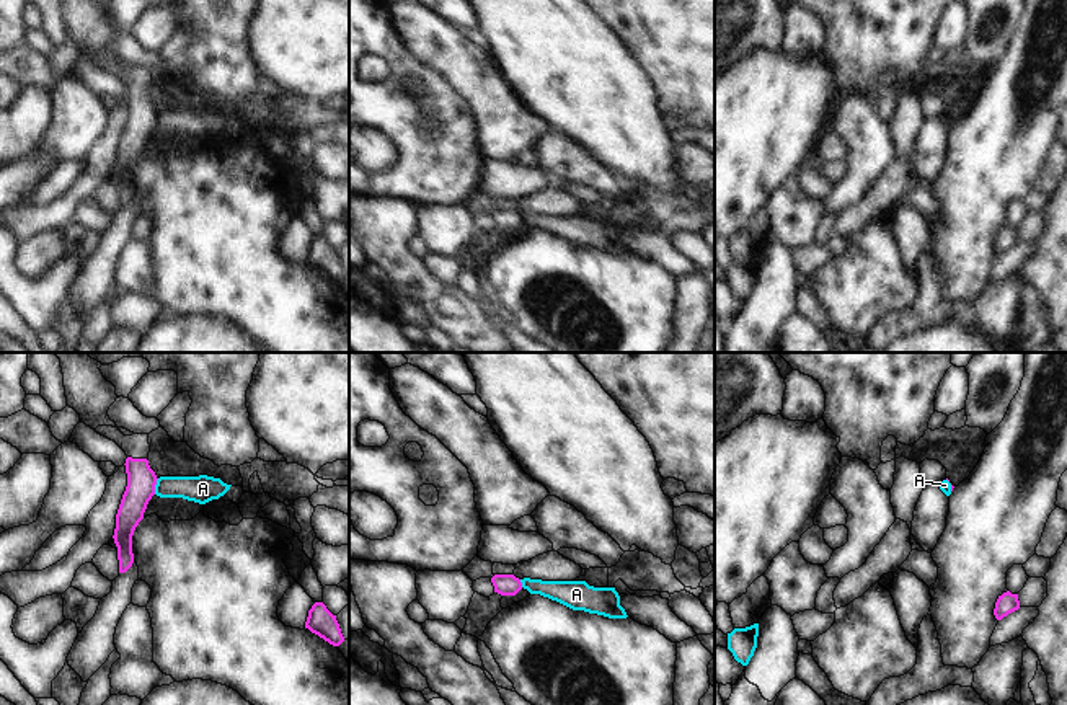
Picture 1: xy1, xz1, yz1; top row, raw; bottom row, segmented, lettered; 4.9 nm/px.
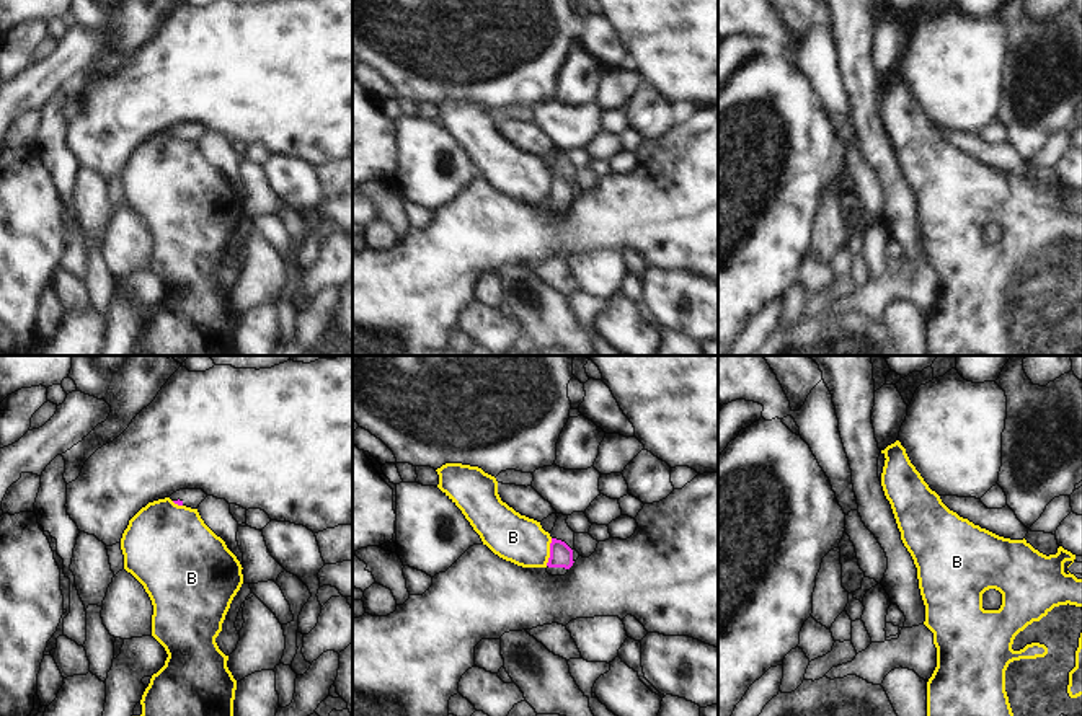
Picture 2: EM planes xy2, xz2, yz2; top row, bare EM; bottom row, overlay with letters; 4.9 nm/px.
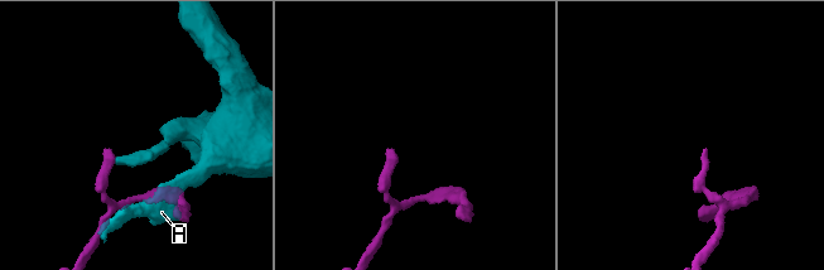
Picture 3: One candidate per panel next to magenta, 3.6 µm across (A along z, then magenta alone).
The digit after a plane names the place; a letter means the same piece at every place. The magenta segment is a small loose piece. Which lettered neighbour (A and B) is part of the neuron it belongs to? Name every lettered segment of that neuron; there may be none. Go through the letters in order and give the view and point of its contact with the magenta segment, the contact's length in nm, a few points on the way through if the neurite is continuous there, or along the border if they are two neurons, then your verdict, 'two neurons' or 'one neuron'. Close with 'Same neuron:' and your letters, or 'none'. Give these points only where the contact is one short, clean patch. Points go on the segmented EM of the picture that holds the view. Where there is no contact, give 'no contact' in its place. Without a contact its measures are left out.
A: contact xy1 (154, 487); length 80 nm; border xy1 (159, 478), (154, 493); two neurons
B: contact xz2 (550, 552); length 140 nm; border xz2 (552, 539), (545, 565); two neurons
Same neuron: none

